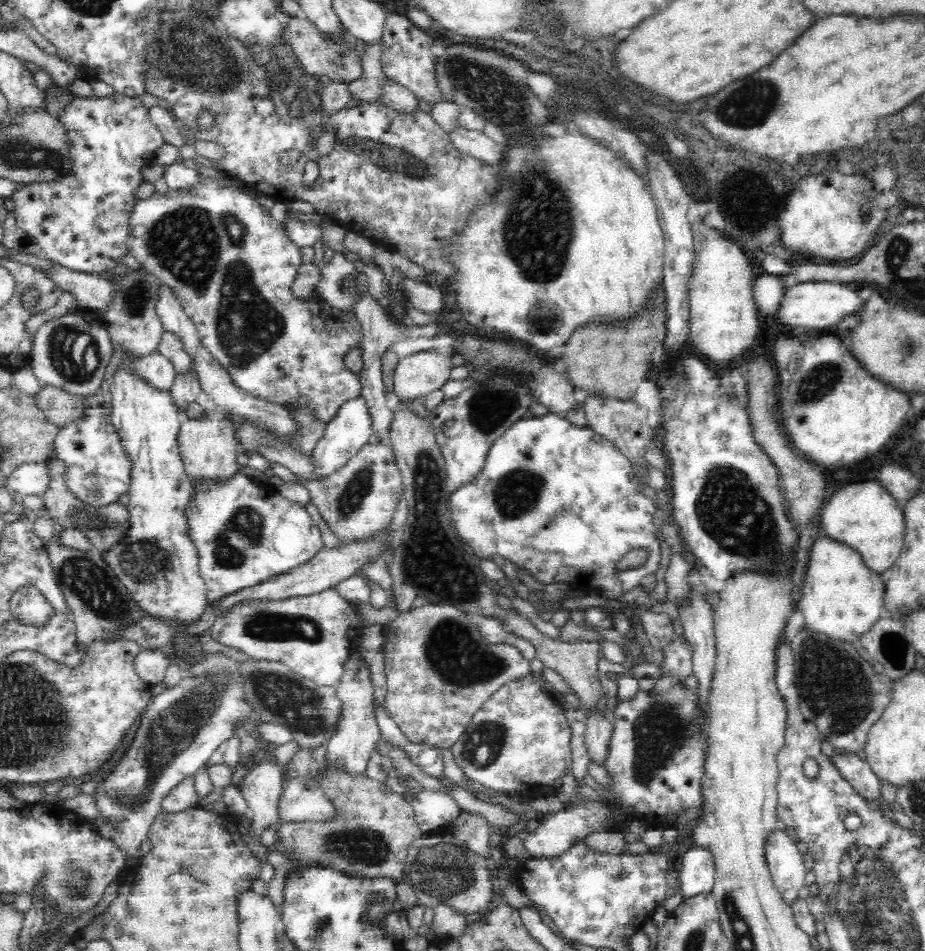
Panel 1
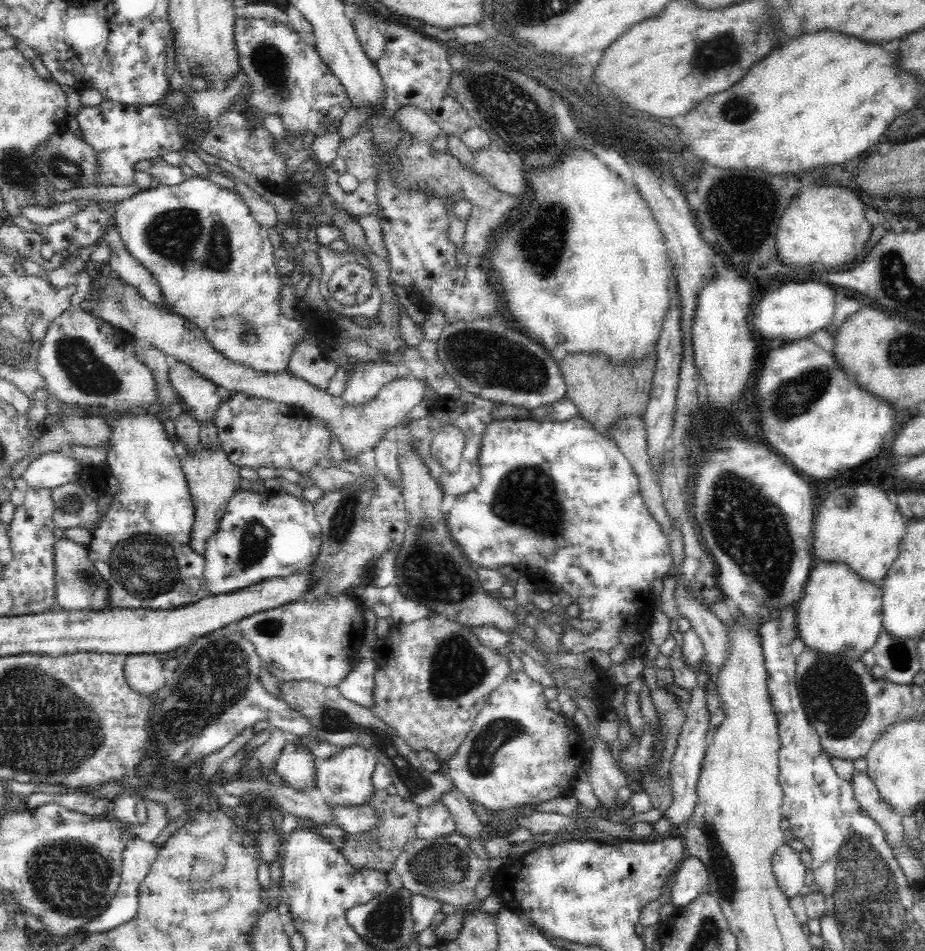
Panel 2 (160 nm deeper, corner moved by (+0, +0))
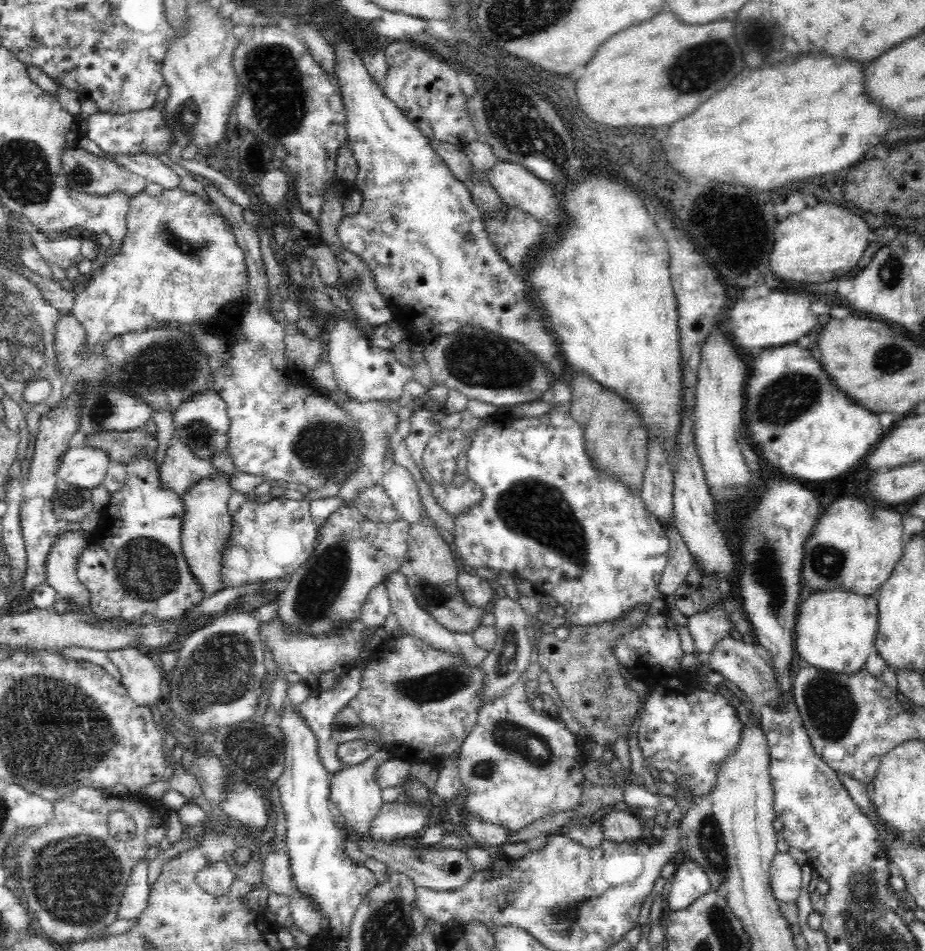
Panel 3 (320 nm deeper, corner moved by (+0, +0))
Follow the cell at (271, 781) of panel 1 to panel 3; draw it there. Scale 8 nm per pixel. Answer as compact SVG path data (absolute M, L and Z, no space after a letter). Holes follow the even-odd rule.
M286 851L270 852L262 869L261 881L266 884L270 893L288 894L293 890L290 858Z

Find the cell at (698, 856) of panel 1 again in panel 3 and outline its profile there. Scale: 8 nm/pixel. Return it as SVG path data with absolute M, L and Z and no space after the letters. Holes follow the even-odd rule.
M688 858L678 862L670 881L672 886L666 901L666 911L684 910L700 896L711 891L711 883L705 870Z

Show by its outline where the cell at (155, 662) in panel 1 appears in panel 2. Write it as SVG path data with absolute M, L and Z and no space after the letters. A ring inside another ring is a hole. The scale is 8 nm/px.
M128 654L124 660L124 679L140 695L154 696L164 686L167 674L160 659L151 654Z

